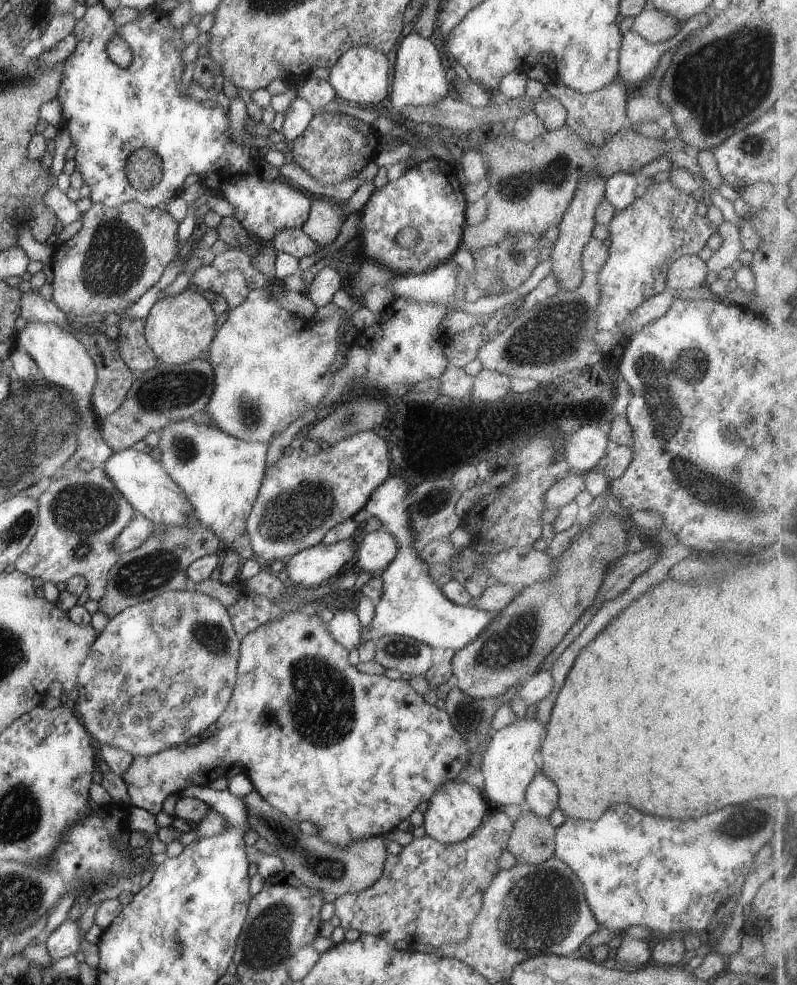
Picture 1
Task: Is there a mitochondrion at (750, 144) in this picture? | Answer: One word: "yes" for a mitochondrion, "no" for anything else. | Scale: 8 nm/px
yes

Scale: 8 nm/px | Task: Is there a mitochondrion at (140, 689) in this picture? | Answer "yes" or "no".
no

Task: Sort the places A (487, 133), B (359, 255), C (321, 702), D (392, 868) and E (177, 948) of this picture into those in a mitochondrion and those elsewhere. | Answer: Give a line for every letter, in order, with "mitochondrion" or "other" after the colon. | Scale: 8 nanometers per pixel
A: other
B: other
C: mitochondrion
D: other
E: mitochondrion

